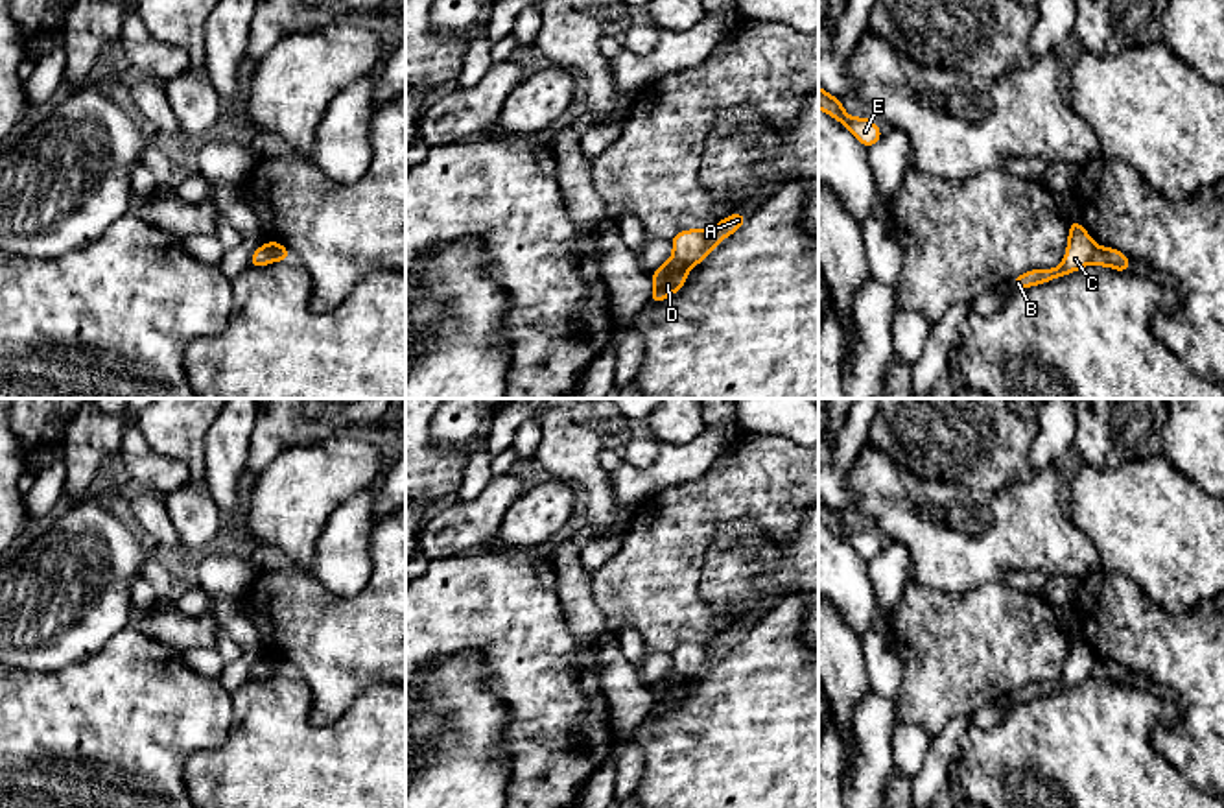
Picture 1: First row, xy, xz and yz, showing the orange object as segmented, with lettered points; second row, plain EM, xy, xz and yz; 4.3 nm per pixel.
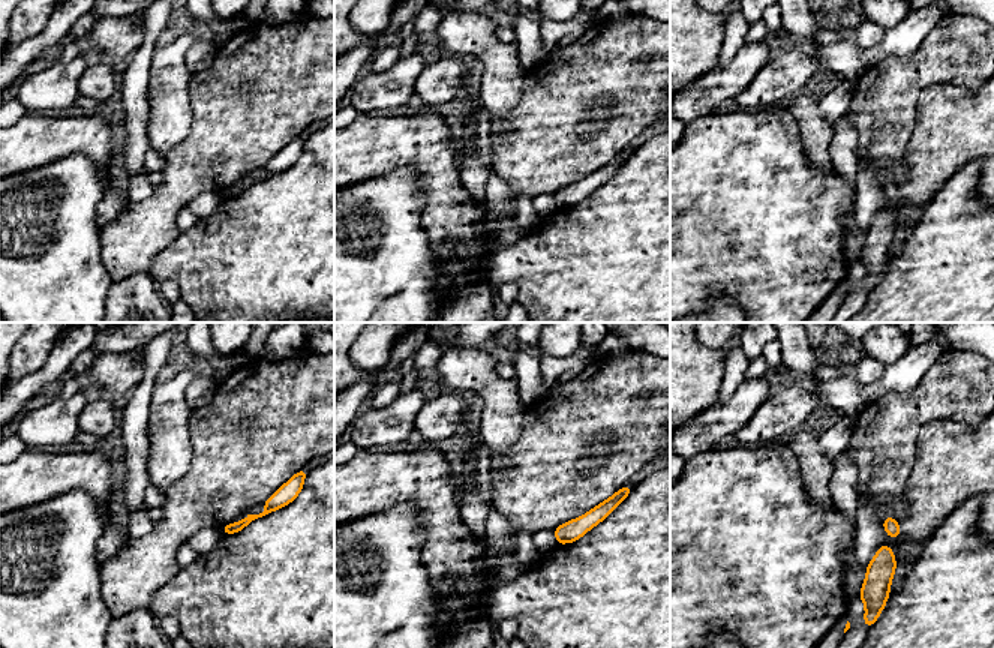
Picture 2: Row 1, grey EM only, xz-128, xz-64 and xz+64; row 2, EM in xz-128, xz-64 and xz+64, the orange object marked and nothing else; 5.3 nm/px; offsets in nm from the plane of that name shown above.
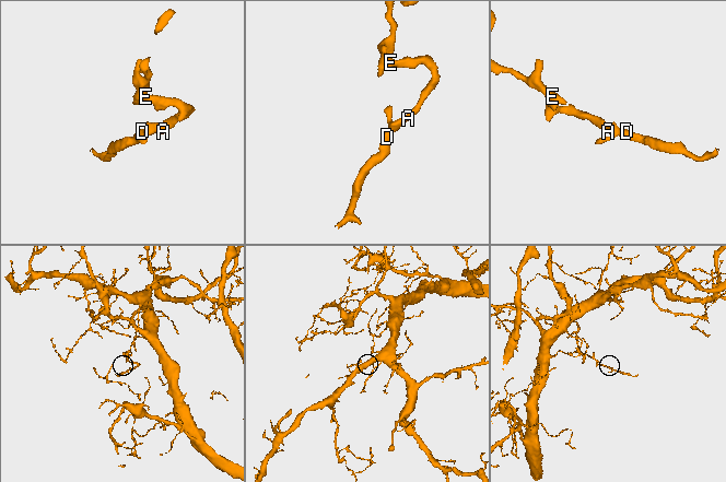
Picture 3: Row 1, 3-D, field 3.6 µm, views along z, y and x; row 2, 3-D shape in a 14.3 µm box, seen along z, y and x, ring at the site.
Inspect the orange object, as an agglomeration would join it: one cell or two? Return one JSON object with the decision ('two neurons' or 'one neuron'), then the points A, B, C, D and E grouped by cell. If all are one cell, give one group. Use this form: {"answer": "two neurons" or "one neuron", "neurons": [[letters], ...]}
{"answer": "two neurons", "neurons": [["A", "B", "C", "E"], ["D"]]}

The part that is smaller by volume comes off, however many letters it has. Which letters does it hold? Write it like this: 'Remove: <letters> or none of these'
Remove: D

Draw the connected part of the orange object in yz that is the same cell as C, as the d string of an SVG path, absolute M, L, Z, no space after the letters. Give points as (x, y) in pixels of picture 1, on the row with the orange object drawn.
M1071 220L1067 249L1065 249L1062 266L1053 267L1053 269L1027 271L1023 275L1018 275L1010 286L1012 288L1030 288L1030 286L1043 284L1053 279L1064 277L1067 273L1078 271L1080 267L1091 262L1095 247L1097 244L1084 231L1082 223Z

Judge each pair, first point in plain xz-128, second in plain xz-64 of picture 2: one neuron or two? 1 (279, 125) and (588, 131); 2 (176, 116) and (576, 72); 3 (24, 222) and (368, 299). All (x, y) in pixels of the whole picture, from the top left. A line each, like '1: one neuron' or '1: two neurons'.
1: two neurons
2: two neurons
3: one neuron

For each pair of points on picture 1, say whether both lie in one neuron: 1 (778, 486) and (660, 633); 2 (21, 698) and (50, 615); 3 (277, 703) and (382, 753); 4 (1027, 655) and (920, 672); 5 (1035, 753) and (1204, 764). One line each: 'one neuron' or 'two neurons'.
1: one neuron
2: two neurons
3: one neuron
4: one neuron
5: two neurons

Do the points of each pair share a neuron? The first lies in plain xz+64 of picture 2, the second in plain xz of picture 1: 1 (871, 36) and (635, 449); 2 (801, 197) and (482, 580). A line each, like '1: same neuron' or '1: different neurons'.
1: same neuron
2: same neuron

